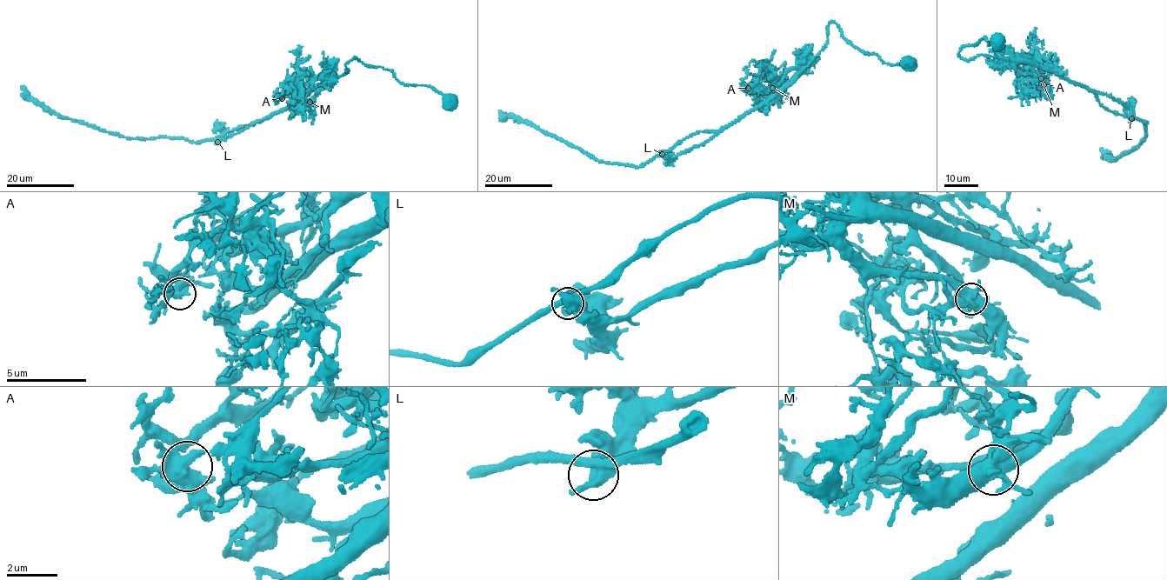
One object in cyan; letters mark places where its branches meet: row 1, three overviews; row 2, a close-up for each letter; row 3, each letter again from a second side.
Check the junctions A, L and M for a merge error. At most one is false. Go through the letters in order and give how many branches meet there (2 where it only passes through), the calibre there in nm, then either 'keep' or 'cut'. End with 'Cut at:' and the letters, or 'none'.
A: 4 | 500 nm | keep
L: 4 | 440 nm | keep
M: 4 | 500 nm | cut
Cut at: M

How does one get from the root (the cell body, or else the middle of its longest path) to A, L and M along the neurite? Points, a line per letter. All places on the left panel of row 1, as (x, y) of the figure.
A: (451, 100), (356, 57), (334, 80), (317, 77), (282, 98)
L: (451, 100), (356, 57), (343, 75), (217, 142)
M: (451, 100), (356, 57), (310, 102)

